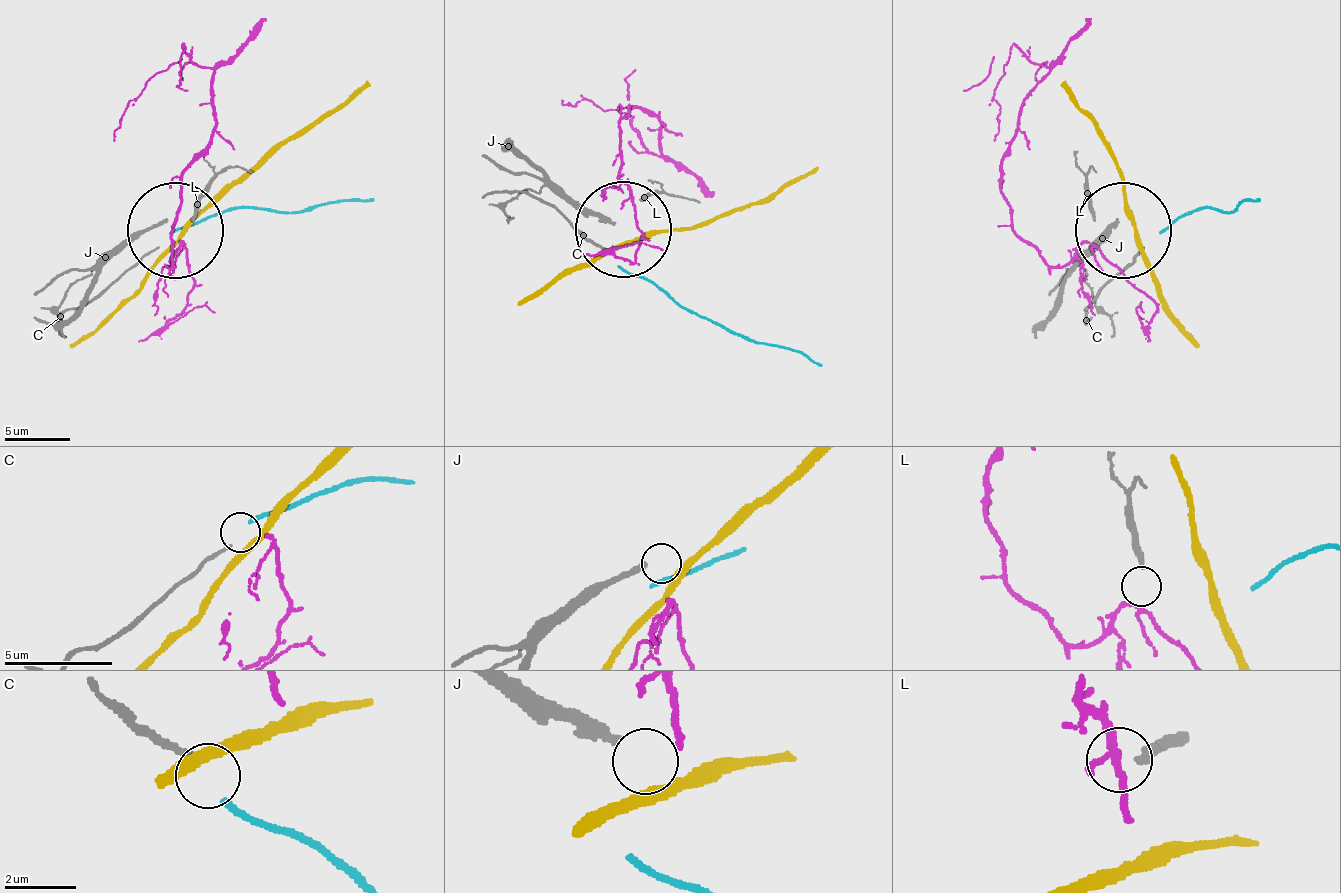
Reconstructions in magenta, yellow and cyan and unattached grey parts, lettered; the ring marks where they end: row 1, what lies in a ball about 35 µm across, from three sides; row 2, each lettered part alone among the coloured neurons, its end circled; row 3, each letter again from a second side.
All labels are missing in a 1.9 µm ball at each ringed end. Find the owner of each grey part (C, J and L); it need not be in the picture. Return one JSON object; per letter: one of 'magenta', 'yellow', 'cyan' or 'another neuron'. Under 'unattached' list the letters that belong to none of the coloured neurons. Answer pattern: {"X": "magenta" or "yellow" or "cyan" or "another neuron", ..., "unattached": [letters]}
{"C": "another neuron", "J": "another neuron", "L": "magenta", "unattached": ["C", "J"]}

